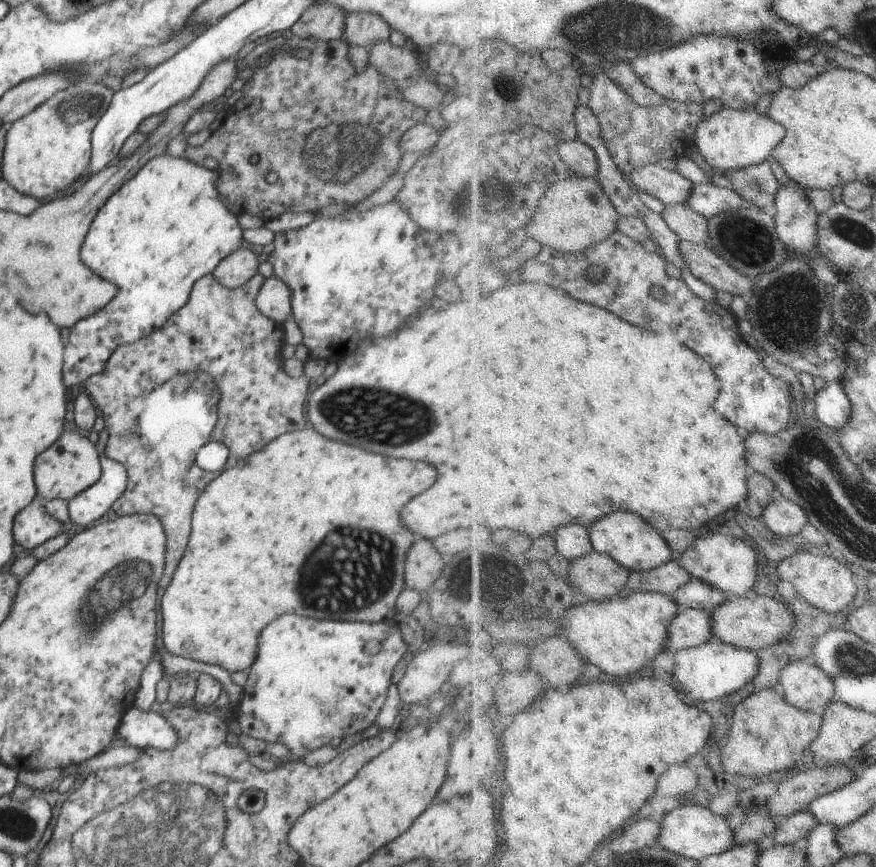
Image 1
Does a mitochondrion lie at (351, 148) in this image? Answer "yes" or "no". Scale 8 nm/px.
yes

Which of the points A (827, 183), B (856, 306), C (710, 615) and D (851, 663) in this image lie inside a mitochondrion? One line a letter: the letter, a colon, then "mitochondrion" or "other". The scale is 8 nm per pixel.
A: other
B: mitochondrion
C: other
D: mitochondrion

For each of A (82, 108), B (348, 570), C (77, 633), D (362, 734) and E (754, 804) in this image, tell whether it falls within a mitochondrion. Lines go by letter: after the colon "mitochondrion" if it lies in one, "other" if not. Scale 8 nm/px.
A: mitochondrion
B: mitochondrion
C: mitochondrion
D: other
E: other

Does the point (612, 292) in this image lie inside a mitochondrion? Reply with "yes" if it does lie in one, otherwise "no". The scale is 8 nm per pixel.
yes

